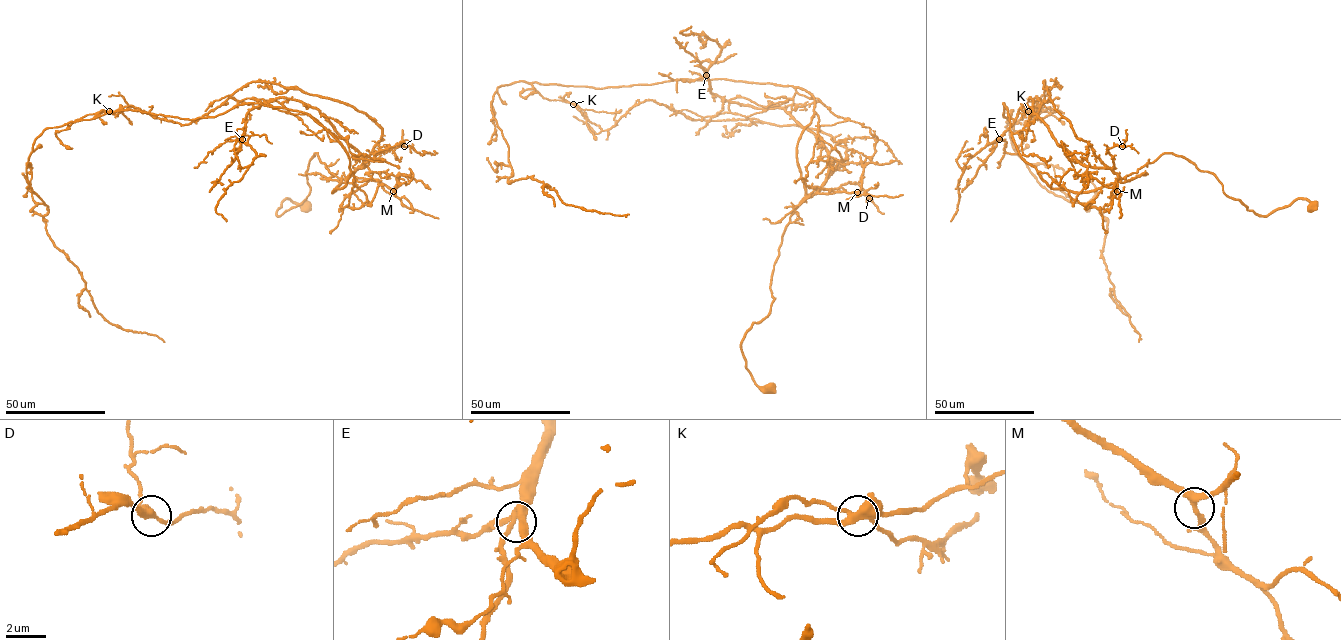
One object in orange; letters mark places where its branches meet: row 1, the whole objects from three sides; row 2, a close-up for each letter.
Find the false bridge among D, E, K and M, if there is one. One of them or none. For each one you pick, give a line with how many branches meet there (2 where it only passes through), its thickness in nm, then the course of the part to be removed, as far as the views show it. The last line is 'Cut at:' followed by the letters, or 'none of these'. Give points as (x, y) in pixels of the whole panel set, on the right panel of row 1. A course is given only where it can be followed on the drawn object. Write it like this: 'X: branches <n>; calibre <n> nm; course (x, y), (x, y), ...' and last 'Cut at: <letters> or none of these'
Cut at: none of these

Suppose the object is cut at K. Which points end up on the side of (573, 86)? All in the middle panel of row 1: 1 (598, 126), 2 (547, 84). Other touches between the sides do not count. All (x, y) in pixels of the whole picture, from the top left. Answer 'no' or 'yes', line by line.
1: yes
2: yes

